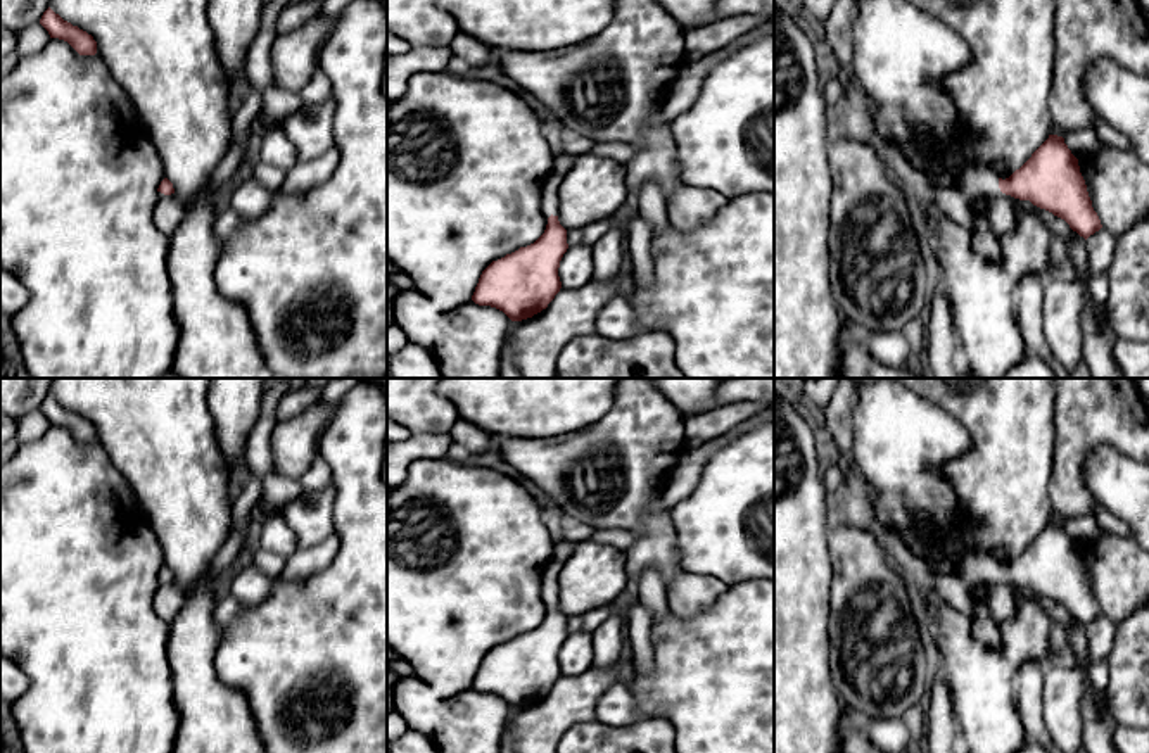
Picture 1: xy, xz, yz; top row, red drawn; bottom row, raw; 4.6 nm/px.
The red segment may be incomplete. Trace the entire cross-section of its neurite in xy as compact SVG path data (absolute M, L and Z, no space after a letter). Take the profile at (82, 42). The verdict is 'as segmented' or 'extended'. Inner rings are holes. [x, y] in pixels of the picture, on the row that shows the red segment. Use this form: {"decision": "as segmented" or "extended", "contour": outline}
{"decision": "as segmented", "contour": "M50 7L43 12L40 24L48 31L50 38L67 41L79 55L97 54L97 41L93 36L64 21Z"}

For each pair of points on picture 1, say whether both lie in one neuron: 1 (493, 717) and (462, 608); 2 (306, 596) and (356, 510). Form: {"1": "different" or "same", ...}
{"1": "different", "2": "same"}

